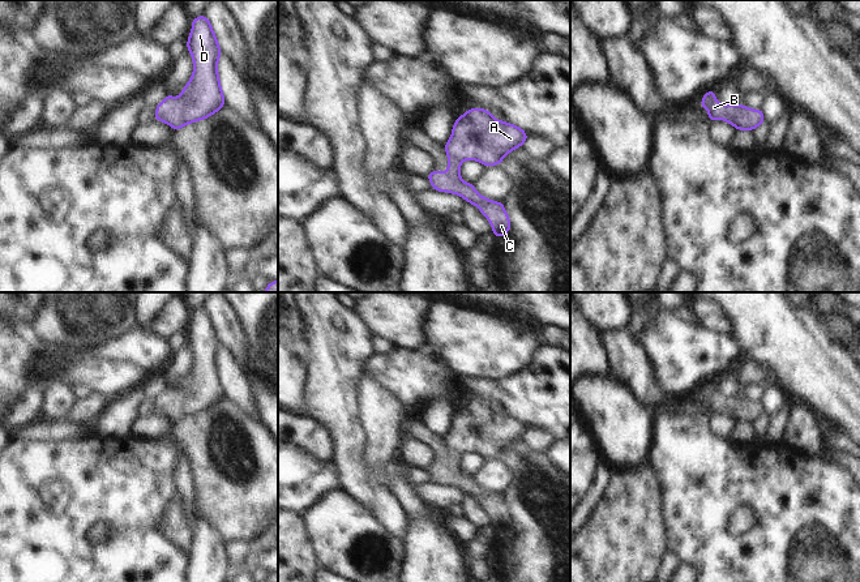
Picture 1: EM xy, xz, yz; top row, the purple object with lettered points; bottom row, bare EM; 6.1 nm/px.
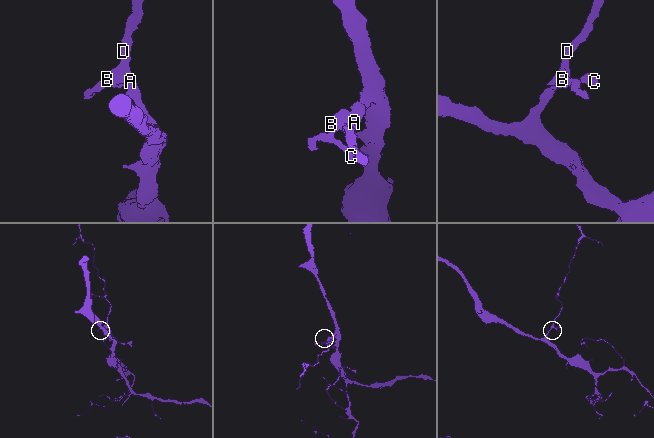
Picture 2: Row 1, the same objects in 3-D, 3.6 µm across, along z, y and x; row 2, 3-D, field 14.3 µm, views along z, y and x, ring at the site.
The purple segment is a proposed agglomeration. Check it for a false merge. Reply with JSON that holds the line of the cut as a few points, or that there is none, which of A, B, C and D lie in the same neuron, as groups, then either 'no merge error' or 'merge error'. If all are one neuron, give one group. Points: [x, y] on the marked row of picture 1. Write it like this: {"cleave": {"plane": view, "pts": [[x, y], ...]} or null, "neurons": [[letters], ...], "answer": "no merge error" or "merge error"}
{"cleave": null, "neurons": [["A", "B", "C", "D"]], "answer": "no merge error"}

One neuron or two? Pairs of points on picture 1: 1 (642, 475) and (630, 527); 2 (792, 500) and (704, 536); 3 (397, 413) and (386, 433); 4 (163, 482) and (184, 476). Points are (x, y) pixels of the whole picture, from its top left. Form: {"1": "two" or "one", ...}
{"1": "one", "2": "one", "3": "one", "4": "two"}

